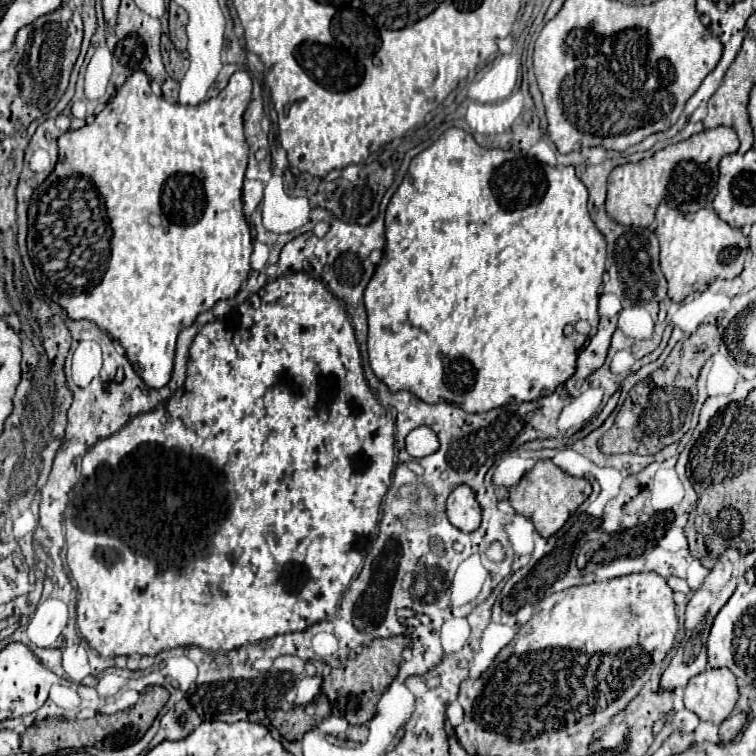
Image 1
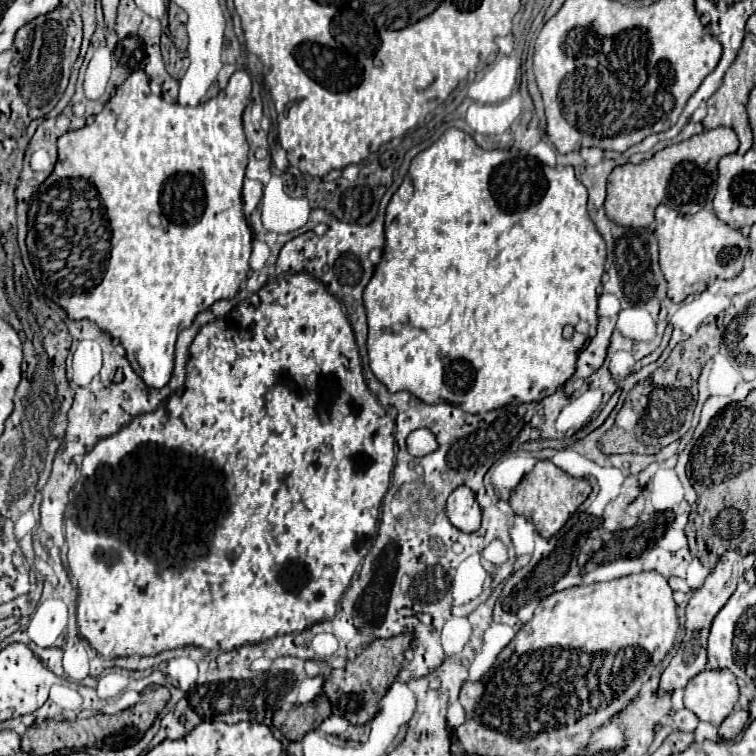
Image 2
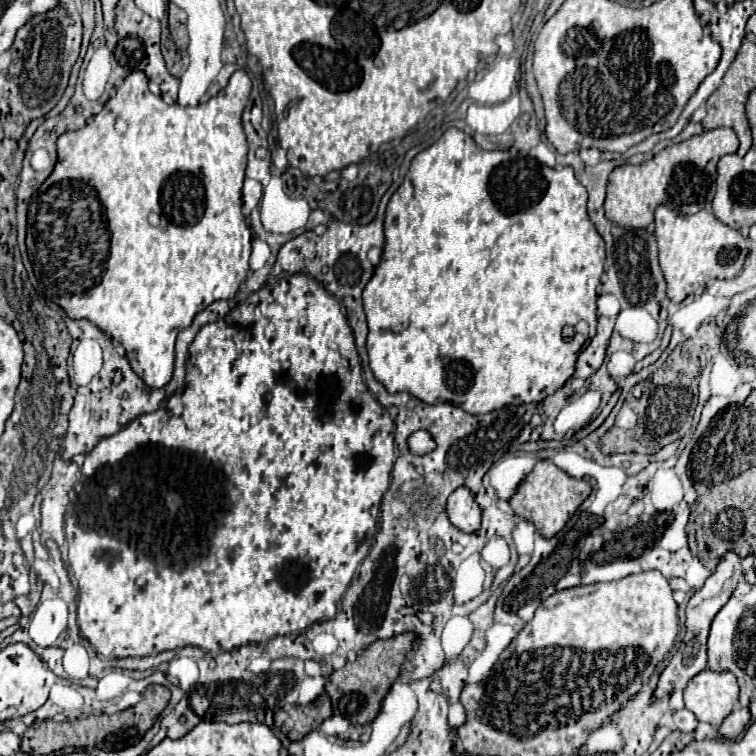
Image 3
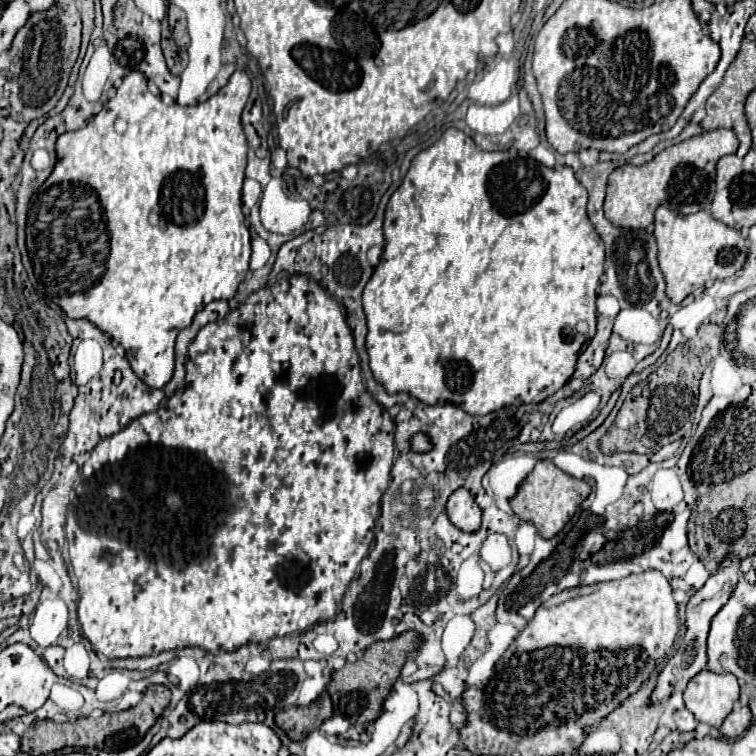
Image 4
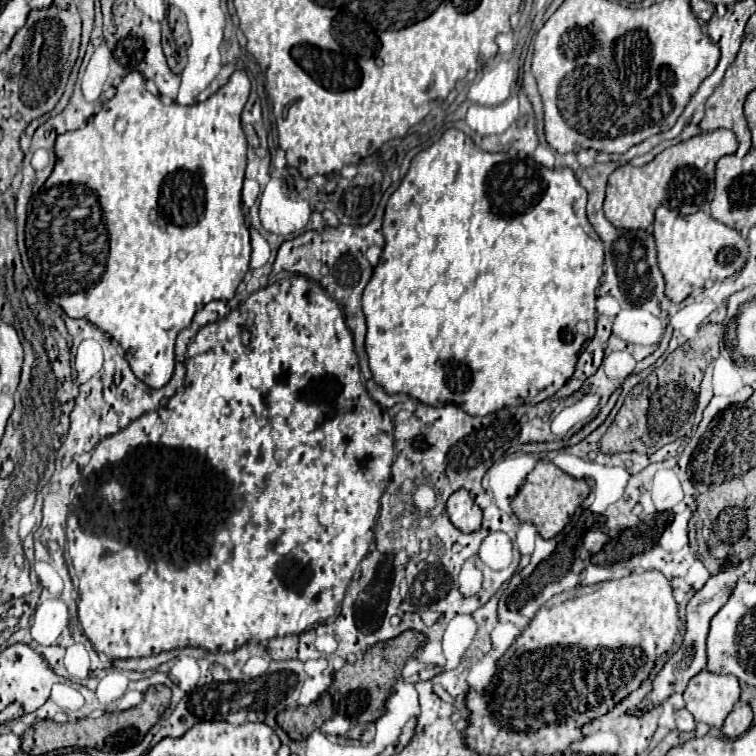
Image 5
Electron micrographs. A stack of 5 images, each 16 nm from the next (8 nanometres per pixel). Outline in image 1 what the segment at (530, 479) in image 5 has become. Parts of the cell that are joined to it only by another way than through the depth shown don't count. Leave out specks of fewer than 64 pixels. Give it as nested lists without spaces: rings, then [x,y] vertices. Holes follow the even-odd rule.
[[[538,460],[534,464],[534,468],[528,474],[524,474],[518,484],[514,484],[510,488],[508,500],[518,514],[522,514],[534,522],[536,532],[540,536],[548,538],[566,524],[570,514],[590,496],[590,492],[592,492],[592,486],[586,478],[576,478],[576,476],[566,474],[552,460]]]

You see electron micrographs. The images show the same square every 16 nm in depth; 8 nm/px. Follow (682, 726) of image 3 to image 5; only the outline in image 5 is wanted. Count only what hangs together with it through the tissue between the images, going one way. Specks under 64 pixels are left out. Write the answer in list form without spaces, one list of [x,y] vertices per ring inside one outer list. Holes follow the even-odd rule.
[[[686,708],[674,712],[674,718],[676,718],[676,728],[682,732],[692,732],[696,728],[696,720]]]

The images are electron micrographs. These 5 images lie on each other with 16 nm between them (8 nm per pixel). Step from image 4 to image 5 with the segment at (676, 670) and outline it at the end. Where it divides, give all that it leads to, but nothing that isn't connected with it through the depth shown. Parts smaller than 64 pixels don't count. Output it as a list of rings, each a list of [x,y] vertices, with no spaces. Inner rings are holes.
[[[728,558],[724,562],[724,566],[720,568],[720,572],[716,576],[710,576],[708,582],[704,584],[702,590],[698,590],[692,600],[688,602],[686,608],[686,636],[684,636],[684,644],[678,648],[678,652],[666,662],[666,666],[658,672],[656,680],[654,680],[654,688],[648,694],[644,706],[652,708],[656,704],[660,704],[662,700],[666,700],[668,696],[672,696],[674,692],[684,692],[686,684],[690,682],[690,678],[694,678],[700,670],[706,668],[706,636],[708,636],[708,628],[710,628],[710,620],[712,616],[728,602],[728,596],[732,594],[732,588],[738,580],[736,576],[736,568],[738,562],[734,558]]]

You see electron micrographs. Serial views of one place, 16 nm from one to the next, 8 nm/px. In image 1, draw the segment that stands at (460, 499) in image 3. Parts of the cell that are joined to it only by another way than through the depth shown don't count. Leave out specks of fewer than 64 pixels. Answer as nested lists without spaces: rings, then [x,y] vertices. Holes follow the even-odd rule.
[[[460,484],[452,490],[446,502],[448,520],[462,532],[472,532],[480,526],[480,504],[476,504],[472,488]]]

